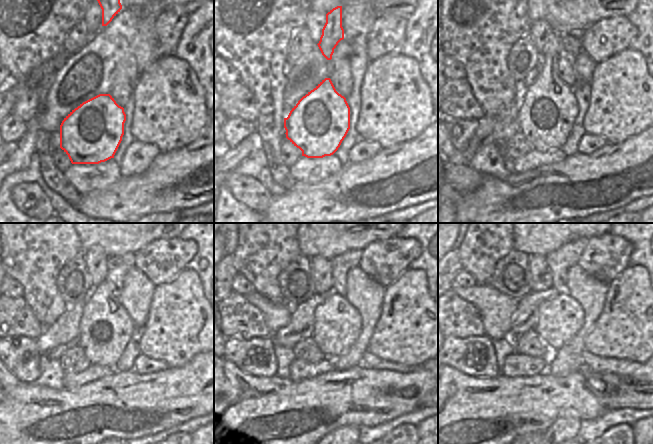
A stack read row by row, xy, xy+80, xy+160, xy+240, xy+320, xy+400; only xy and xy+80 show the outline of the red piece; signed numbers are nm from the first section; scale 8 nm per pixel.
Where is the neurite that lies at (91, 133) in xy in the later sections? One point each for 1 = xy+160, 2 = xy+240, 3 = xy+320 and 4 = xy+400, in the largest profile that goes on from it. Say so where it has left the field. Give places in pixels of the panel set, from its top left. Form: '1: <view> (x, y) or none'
1: xy+160 (547, 109)
2: xy+240 (105, 327)
3: xy+320 (337, 324)
4: xy+400 (561, 318)

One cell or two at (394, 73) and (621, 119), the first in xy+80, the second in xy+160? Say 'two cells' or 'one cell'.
one cell

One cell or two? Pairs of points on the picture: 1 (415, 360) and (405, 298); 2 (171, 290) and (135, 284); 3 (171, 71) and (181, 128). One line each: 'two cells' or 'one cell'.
1: one cell
2: two cells
3: one cell

